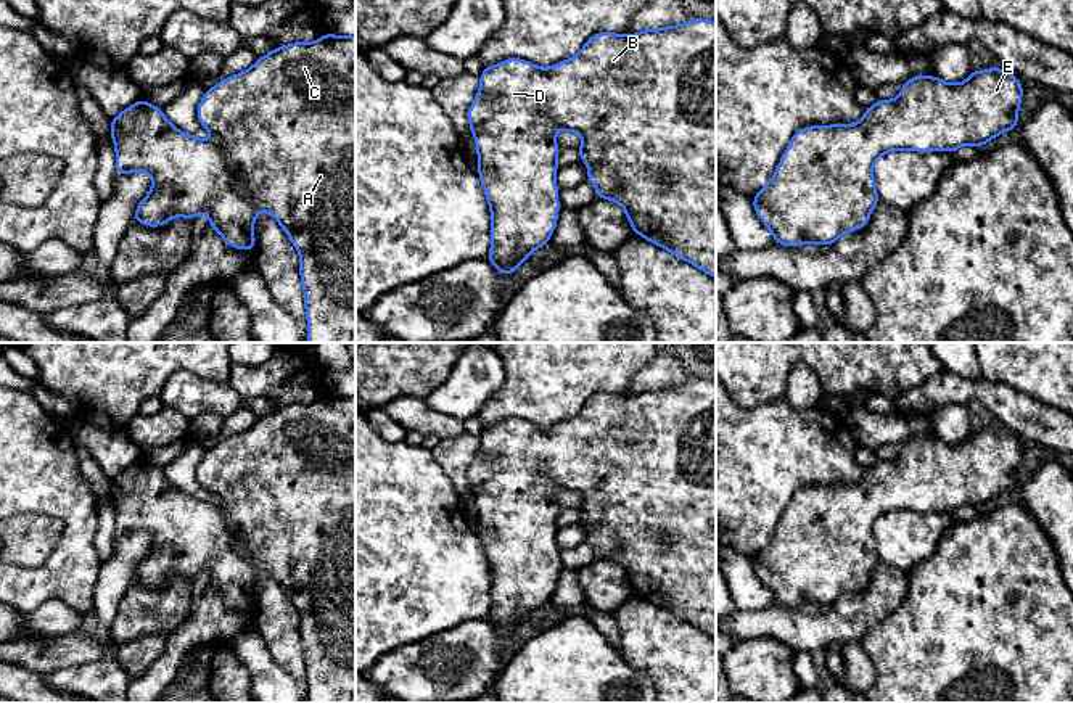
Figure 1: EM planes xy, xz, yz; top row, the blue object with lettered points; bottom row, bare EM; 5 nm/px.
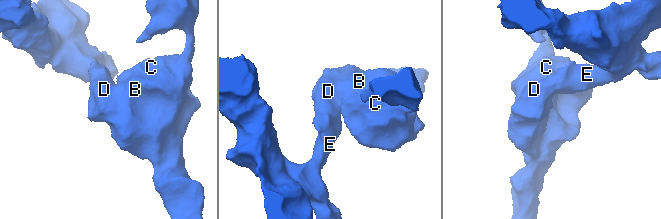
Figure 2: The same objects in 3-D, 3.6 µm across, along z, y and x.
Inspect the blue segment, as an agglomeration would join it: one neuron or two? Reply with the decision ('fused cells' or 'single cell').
single cell

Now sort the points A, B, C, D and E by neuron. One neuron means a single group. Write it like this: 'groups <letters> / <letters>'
groups A B C D E

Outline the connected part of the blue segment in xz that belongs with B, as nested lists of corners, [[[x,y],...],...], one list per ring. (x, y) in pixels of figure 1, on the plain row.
[[[693,378],[679,386],[660,389],[643,389],[634,396],[598,393],[587,399],[581,412],[560,421],[549,430],[539,428],[521,418],[508,418],[494,426],[484,426],[479,434],[479,452],[468,468],[470,492],[475,494],[478,510],[478,537],[483,544],[489,569],[491,569],[491,598],[492,605],[486,619],[497,629],[500,635],[512,635],[529,615],[550,602],[558,581],[558,547],[555,536],[558,531],[557,516],[558,505],[555,495],[558,489],[579,494],[584,502],[578,508],[579,520],[589,526],[587,542],[595,547],[600,560],[616,561],[626,571],[627,581],[635,595],[643,597],[650,603],[672,613],[679,619],[698,627],[716,639],[716,384]]]

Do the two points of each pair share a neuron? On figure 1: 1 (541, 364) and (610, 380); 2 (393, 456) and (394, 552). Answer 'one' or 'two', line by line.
1: one
2: one

